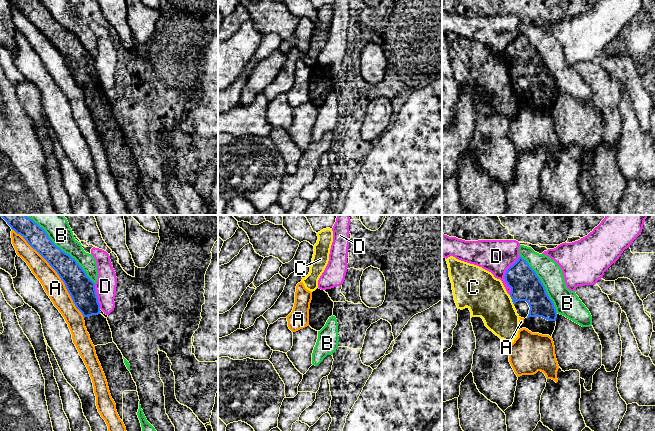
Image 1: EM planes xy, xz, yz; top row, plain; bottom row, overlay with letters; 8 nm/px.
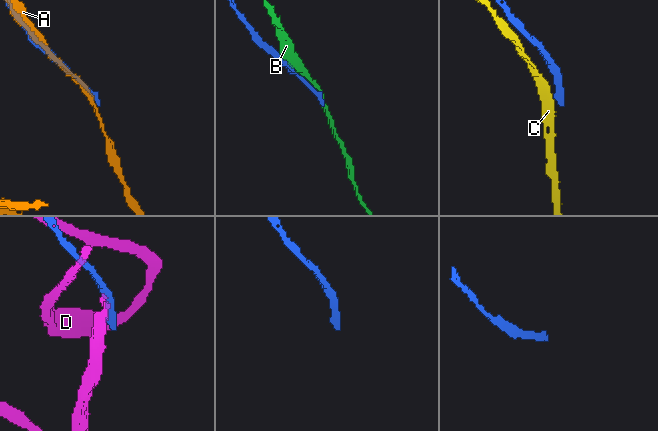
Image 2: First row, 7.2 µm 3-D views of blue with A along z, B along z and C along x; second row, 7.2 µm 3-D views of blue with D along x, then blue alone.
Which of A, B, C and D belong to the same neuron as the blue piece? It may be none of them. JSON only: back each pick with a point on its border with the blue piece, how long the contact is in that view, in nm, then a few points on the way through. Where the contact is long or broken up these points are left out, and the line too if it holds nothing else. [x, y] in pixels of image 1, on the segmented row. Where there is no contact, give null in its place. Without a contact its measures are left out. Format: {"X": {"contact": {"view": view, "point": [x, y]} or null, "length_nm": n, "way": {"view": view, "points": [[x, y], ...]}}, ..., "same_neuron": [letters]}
{"same_neuron": []}

